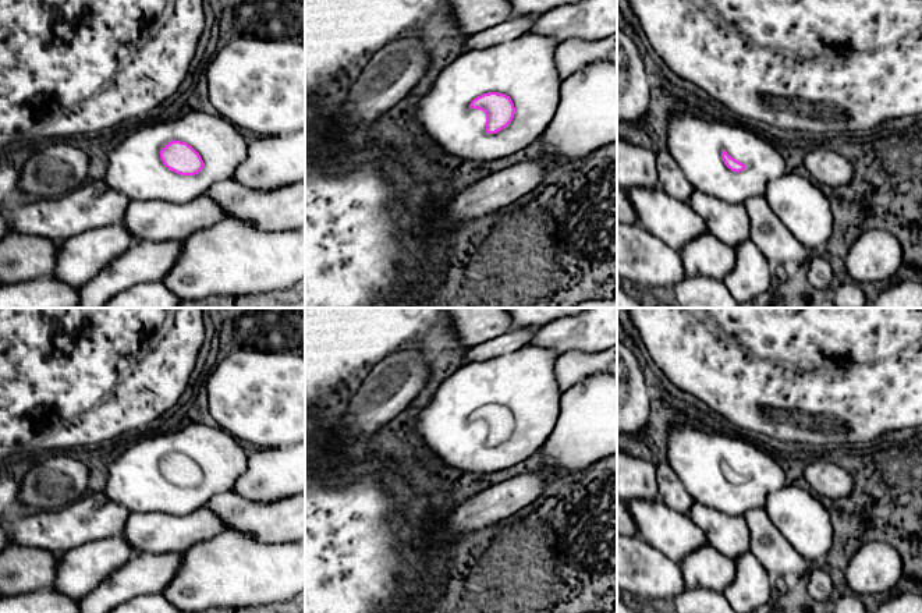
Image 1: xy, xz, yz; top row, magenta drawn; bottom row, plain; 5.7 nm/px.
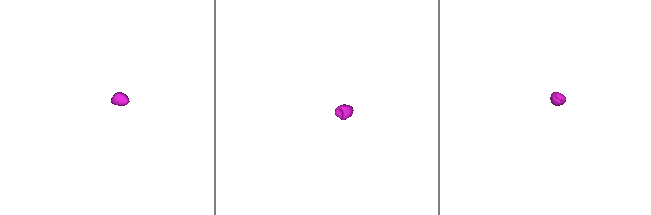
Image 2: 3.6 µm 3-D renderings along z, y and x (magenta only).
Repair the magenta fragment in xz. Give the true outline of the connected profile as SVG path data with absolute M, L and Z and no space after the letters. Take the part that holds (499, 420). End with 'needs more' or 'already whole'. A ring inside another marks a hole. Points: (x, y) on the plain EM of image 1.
M528 343L489 361L462 364L419 414L414 433L416 450L474 474L496 472L524 461L543 447L560 412L563 393L554 376L556 359L552 348Z; needs more

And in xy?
M187 421L167 432L145 432L128 439L109 467L103 493L130 513L187 515L227 490L247 471L248 451L220 426Z; needs more

